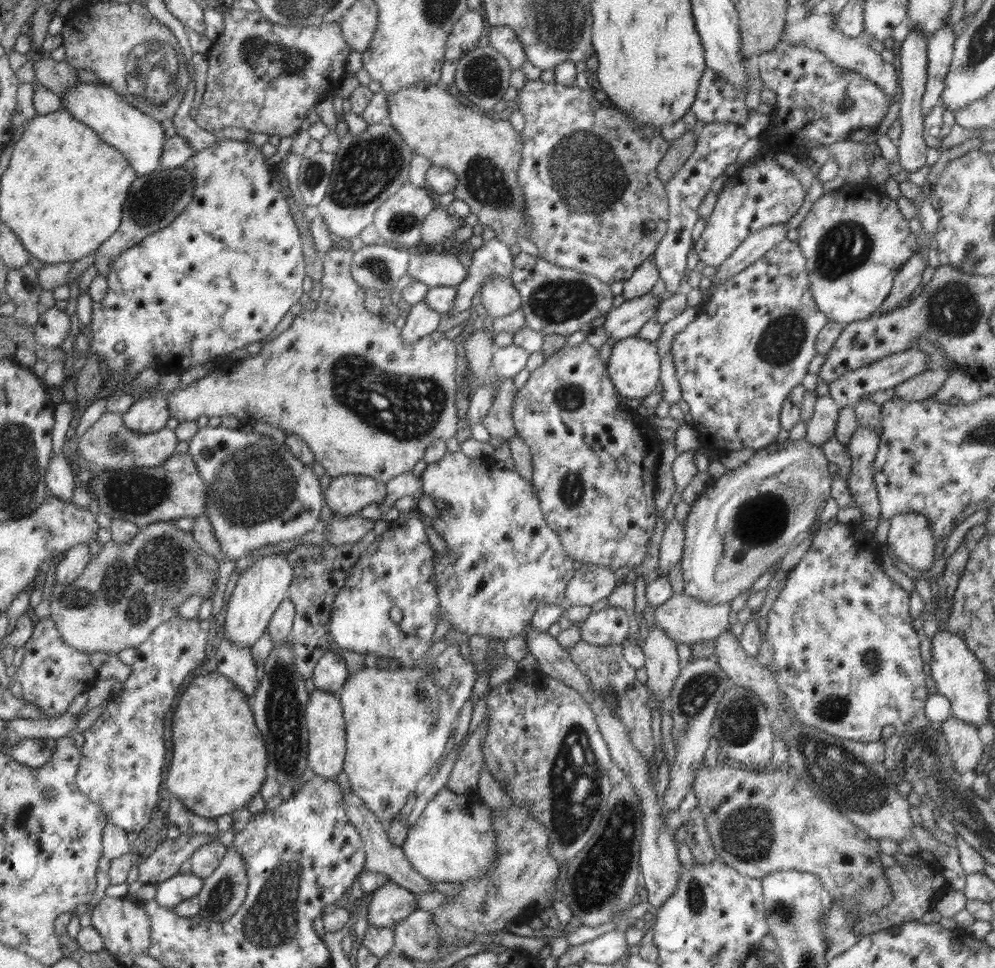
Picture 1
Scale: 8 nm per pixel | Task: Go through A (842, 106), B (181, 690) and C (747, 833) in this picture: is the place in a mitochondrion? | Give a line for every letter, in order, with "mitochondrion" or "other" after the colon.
A: mitochondrion
B: other
C: mitochondrion

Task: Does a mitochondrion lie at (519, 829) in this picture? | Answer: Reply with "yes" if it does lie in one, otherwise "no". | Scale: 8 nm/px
no

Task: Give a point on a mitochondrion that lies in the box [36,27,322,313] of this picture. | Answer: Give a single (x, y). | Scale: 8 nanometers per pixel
(150, 74)

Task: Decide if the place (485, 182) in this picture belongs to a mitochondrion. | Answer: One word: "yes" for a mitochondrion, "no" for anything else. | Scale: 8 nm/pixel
yes

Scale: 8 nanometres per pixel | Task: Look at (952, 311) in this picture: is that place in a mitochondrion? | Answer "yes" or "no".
yes

